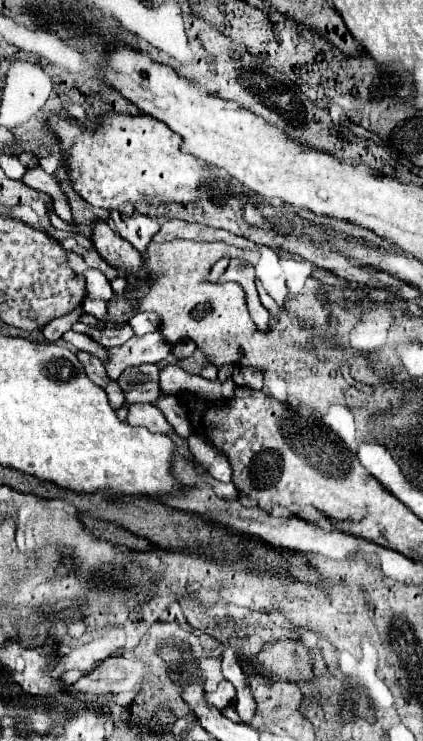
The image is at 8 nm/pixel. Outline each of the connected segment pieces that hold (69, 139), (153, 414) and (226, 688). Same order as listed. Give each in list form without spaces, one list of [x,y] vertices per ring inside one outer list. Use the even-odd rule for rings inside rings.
[[[102,112],[88,122],[62,118],[50,114],[46,118],[48,132],[56,136],[62,150],[62,164],[70,174],[76,194],[96,208],[120,208],[126,202],[152,202],[172,200],[188,204],[196,200],[198,186],[210,176],[218,176],[218,168],[210,168],[196,160],[196,156],[180,150],[180,140],[166,128],[166,124],[152,116],[130,116],[124,112]]]
[[[128,404],[126,422],[130,426],[144,426],[154,434],[172,430],[170,424],[166,424],[166,418],[162,416],[162,412],[158,412],[154,404]]]
[[[222,680],[216,686],[216,690],[206,692],[206,700],[210,700],[210,704],[214,704],[218,710],[232,706],[234,698],[236,698],[236,690],[234,690],[234,686],[228,680]]]

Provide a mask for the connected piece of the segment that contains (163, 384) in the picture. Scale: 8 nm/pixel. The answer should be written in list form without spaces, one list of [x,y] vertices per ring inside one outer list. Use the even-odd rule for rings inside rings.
[[[178,364],[166,366],[160,374],[160,390],[164,394],[176,394],[178,390],[188,390],[188,392],[198,394],[200,384],[202,384],[200,376],[192,376],[188,372],[184,372]]]

